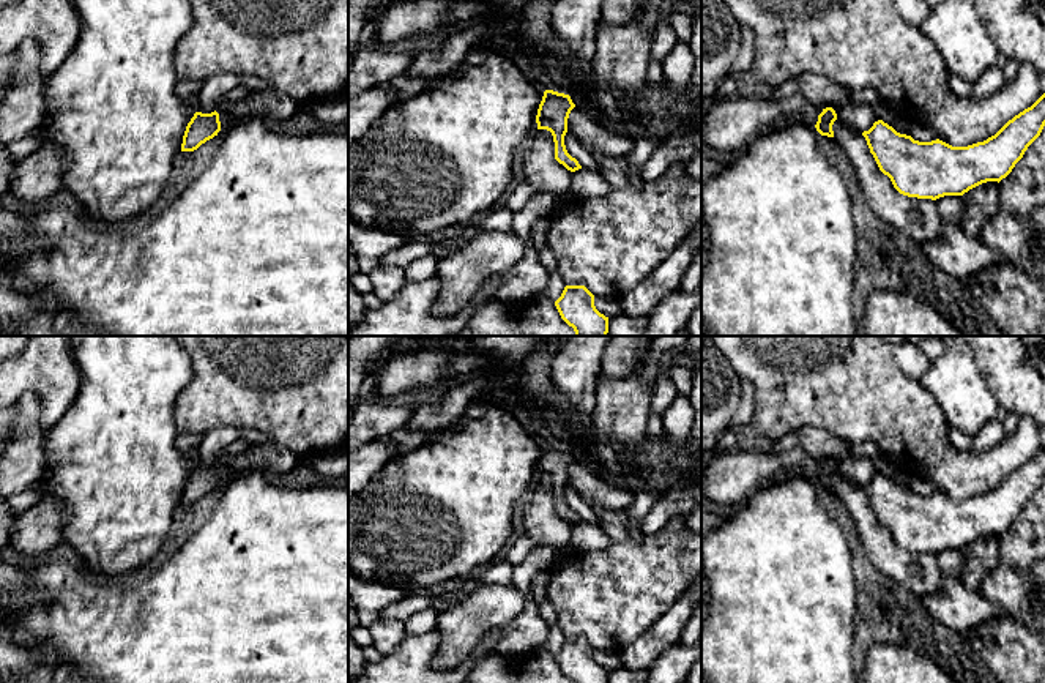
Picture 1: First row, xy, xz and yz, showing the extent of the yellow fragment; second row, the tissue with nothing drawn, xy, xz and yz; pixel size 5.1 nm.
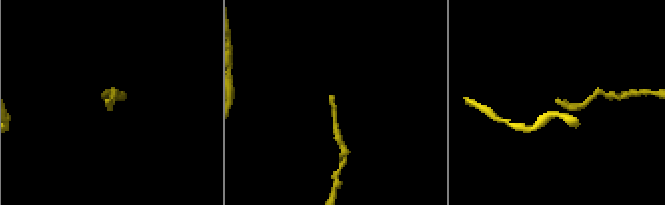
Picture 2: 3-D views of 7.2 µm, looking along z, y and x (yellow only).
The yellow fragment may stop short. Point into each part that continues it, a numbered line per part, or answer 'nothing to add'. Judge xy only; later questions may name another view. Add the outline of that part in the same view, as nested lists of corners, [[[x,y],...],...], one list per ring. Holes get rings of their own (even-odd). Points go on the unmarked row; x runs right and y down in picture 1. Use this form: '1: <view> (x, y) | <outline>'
1: xy (224, 462) | [[[224,451],[222,456],[216,461],[216,465],[219,467],[221,481],[229,481],[232,478],[230,465],[233,457]]]

